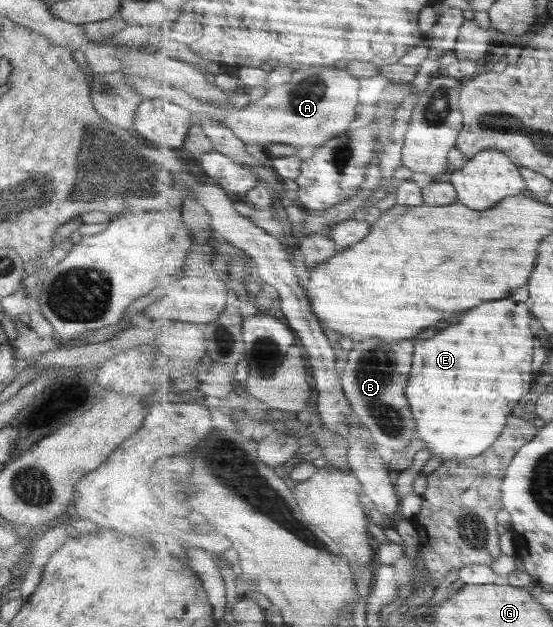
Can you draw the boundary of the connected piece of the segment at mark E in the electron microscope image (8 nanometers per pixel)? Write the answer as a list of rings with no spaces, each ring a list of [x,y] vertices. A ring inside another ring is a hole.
[[[504,298],[504,300],[494,300],[494,302],[486,302],[470,312],[466,312],[464,322],[460,322],[458,326],[452,326],[444,332],[440,332],[438,336],[430,338],[430,340],[418,340],[418,354],[414,354],[414,380],[410,380],[410,404],[414,404],[414,416],[418,420],[418,439],[426,442],[426,448],[434,452],[434,458],[446,458],[446,460],[454,460],[454,458],[472,458],[472,456],[480,456],[484,454],[504,432],[510,414],[514,412],[514,408],[520,404],[520,400],[525,398],[532,390],[534,380],[534,332],[530,328],[533,316],[530,316],[530,310],[524,302],[516,302],[512,298]]]

